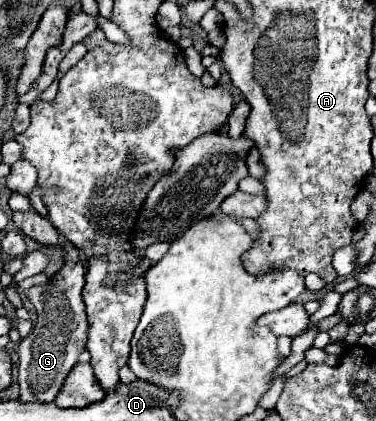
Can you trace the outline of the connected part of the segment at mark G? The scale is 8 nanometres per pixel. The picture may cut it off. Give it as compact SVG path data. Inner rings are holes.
M62 238L62 248L66 250L64 254L64 264L62 268L54 274L54 278L48 284L42 286L32 286L26 292L26 298L34 304L36 310L36 324L32 328L32 332L20 340L20 348L18 348L18 356L20 356L20 366L18 366L18 384L20 384L20 400L22 402L52 402L58 394L58 390L62 388L62 382L66 380L68 372L72 370L72 366L78 362L78 354L86 348L86 332L88 332L88 320L86 320L86 312L84 312L84 302L82 302L82 286L84 286L84 266L80 262L78 250Z

